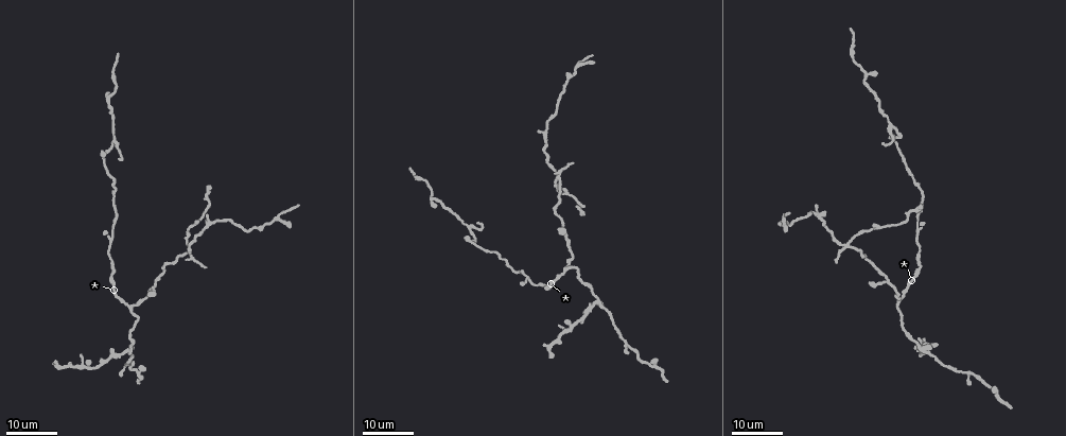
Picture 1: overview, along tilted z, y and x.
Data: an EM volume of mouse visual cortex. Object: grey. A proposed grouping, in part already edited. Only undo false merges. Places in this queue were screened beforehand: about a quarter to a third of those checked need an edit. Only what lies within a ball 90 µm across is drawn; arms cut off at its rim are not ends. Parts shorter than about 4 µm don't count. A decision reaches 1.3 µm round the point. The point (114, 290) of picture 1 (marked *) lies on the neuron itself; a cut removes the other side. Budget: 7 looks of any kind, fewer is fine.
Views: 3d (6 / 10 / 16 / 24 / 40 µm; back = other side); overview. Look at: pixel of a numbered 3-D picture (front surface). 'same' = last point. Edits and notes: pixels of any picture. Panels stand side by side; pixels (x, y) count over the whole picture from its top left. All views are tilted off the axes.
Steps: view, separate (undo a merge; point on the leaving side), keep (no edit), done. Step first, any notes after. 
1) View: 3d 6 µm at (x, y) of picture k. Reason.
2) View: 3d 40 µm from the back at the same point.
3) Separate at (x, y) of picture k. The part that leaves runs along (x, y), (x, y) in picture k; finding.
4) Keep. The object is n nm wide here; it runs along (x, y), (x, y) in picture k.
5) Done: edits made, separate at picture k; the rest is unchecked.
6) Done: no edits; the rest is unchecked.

View: 3d 16 µm at (133, 307) of picture 1. Three arms meet.

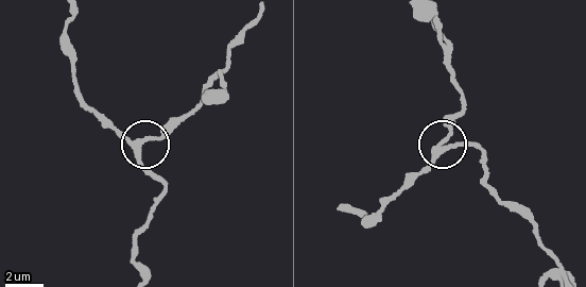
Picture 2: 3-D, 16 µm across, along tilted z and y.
View: 3d 10 µm at (438, 149) of picture 2.

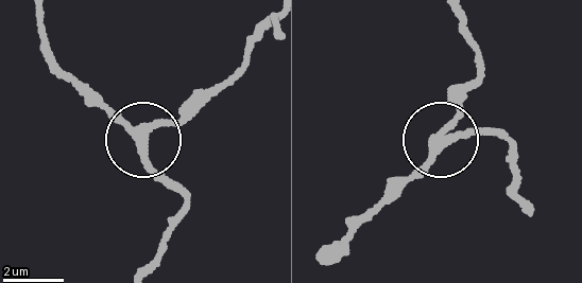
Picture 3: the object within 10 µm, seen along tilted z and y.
Keep. It runs along (44, 35), (58, 68), (119, 118), (151, 171), (181, 196) in picture 3; continuous, no second neuron.

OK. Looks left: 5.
View: 3d 16 µm at (924, 349) of picture 1. Four-way junction.

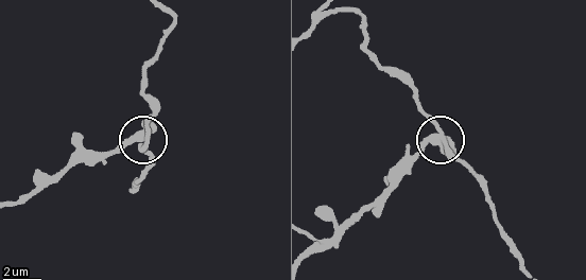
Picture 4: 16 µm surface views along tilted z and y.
View: 3d 10 µm at (443, 135) of picture 4. Closer look.

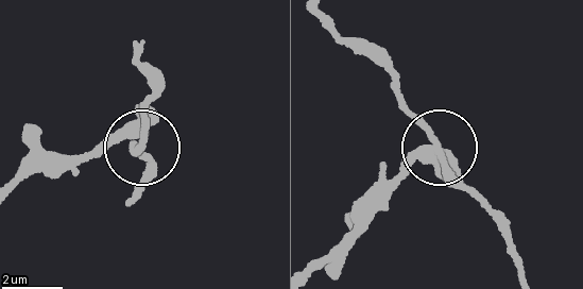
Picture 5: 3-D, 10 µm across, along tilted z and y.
Keep. 4 arms meet here; it runs along (138, 63), (151, 87), (140, 147), (115, 137), (53, 160) in picture 5; one neuron here.

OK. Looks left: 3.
View: 3d 16 µm at (108, 102) of picture 1. A narrow waist.

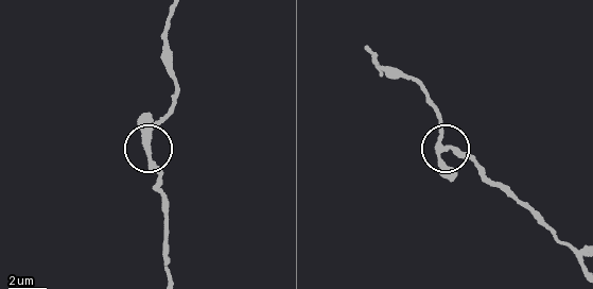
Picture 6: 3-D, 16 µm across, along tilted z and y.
View: 3d 6 µm at (150, 153) of picture 6. Zoom in.

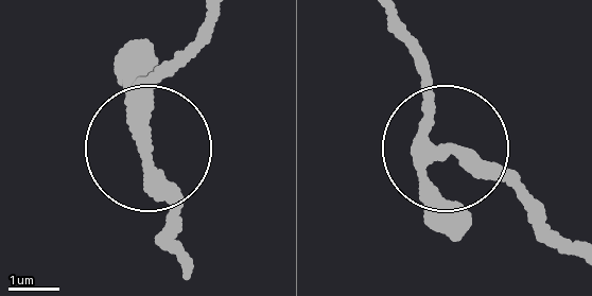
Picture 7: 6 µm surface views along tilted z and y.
Keep. It runs along (571, 250), (459, 154), (421, 143), (422, 97) in picture 7; all the same neuron.

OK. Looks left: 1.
Done: no edits; the rest is unchecked.

